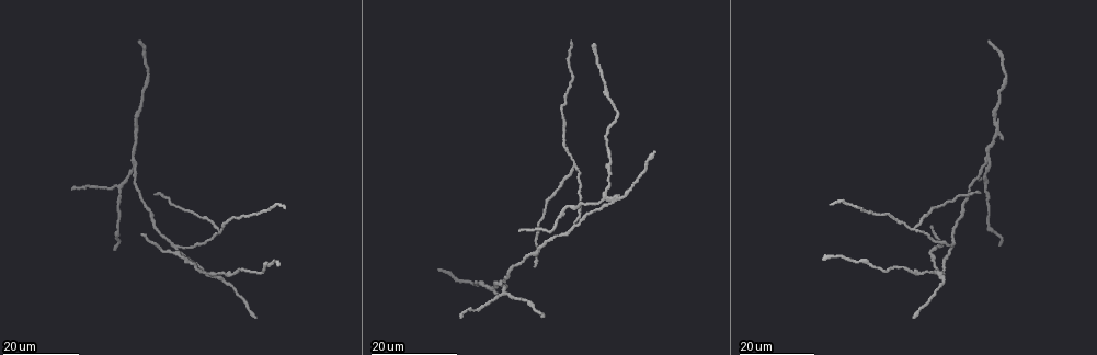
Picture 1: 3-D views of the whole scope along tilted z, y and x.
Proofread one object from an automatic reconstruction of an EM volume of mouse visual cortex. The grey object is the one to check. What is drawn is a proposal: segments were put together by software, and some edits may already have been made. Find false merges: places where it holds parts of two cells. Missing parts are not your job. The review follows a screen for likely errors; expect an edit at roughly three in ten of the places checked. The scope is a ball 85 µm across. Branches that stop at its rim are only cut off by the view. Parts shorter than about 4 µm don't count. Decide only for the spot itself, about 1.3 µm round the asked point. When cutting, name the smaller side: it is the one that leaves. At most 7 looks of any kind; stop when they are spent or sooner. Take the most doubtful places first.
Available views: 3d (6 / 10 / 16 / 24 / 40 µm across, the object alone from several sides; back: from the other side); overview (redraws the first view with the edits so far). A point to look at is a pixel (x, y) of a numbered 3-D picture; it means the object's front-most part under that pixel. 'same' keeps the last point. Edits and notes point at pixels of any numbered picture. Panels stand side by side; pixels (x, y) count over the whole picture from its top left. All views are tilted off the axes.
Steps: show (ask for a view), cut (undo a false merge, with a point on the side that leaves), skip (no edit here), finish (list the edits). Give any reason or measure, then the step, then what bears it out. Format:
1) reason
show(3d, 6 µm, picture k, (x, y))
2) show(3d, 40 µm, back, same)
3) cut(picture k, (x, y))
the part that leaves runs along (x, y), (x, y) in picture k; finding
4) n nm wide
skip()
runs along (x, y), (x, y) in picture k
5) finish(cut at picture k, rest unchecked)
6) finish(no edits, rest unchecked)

arms part here
show(3d, 16 µm, picture 1, (984, 182))

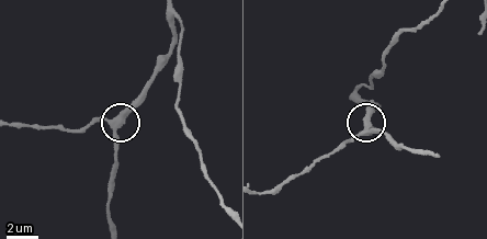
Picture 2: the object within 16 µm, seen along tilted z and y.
show(3d, 6 µm, picture 2, (363, 132))

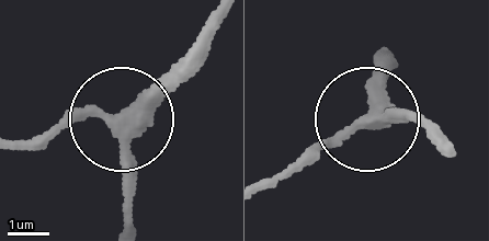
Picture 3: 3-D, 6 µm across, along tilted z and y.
290 nm wide
skip()
runs along (219, 24), (202, 57), (135, 107), (22, 140) in picture 3; all the same cell

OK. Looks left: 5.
three arms meet
show(3d, 24 µm, picture 1, (914, 226))

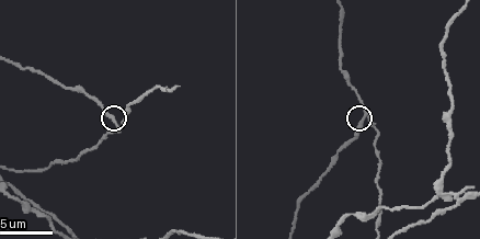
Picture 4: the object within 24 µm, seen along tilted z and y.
zoom in
show(3d, 6 µm, picture 4, (116, 122))

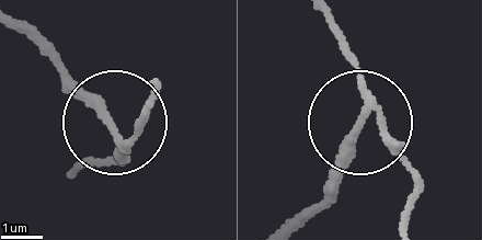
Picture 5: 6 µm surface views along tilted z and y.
cut(picture 5, (94, 100))
the part that leaves runs along (115, 137), (61, 66), (22, 34) in picture 5; a second cell is stuck on

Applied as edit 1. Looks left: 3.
four or more arms meet
show(3d, 6 µm, picture 4, (457, 193))

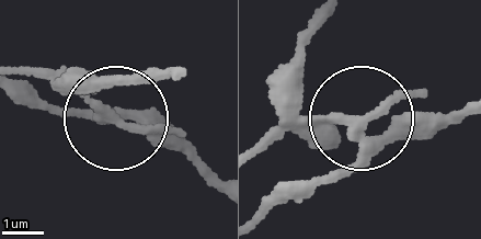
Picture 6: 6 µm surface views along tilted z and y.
250 nm wide
cut(picture 6, (296, 113))
the part that leaves runs along (351, 136), (301, 93), (315, 19) in picture 6; two cells meet here

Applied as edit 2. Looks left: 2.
finish(cut at picture 5, cut at picture 6, rest unchecked)

